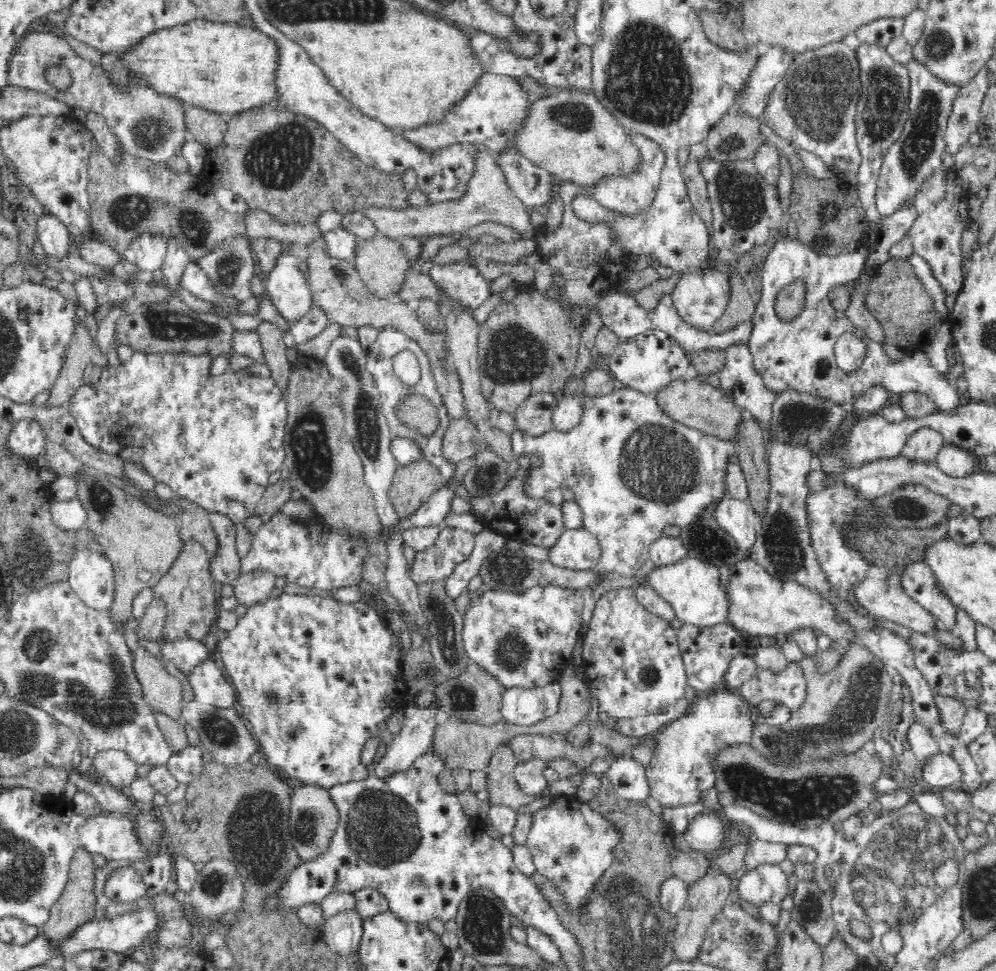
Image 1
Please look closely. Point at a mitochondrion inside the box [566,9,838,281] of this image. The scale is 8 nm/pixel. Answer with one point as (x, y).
(647, 80)

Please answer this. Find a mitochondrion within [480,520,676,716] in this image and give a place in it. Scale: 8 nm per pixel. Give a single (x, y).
(511, 652)

